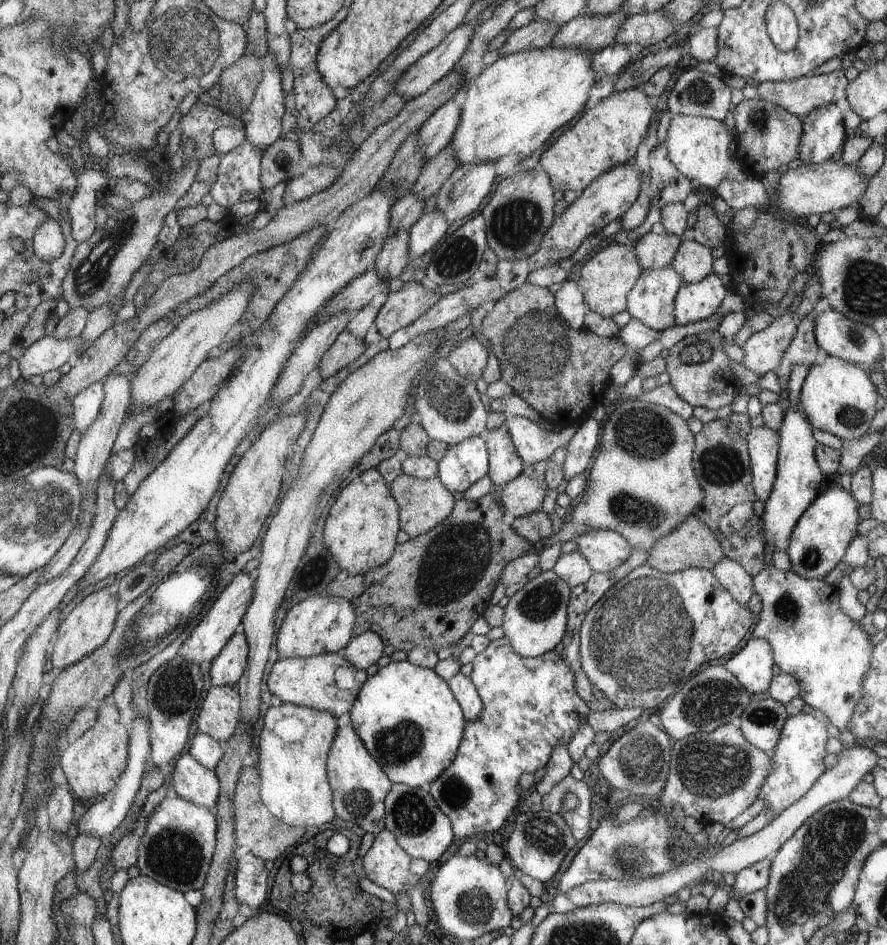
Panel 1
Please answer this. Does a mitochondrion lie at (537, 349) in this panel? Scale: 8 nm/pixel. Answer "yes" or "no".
yes

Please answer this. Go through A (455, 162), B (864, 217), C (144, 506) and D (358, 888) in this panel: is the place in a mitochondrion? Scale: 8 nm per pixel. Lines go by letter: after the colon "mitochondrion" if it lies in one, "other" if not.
A: other
B: other
C: other
D: other

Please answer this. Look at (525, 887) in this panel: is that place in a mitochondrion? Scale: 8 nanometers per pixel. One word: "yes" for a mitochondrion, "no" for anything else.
no

